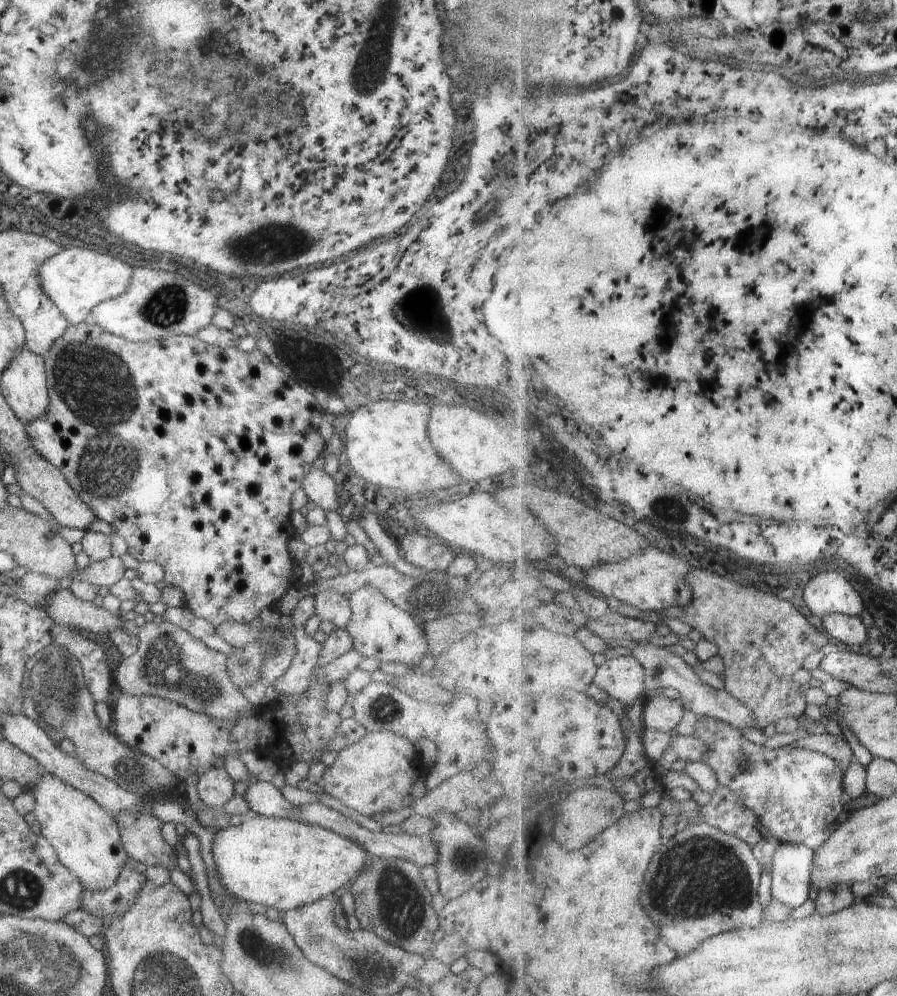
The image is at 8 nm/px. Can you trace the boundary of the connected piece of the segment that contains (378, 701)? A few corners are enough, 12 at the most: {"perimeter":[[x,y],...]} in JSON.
{"perimeter":[[372,680],[349,702],[368,733],[432,740],[446,780],[486,754],[472,696],[420,702]]}

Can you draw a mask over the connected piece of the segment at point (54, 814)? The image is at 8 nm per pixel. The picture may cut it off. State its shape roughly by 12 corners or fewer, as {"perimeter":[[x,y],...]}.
{"perimeter":[[42,774],[35,822],[83,890],[126,868],[112,814]]}

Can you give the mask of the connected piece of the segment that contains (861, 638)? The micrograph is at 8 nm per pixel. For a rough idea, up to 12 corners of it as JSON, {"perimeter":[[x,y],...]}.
{"perimeter":[[829,614],[828,634],[850,646],[870,642],[860,617]]}

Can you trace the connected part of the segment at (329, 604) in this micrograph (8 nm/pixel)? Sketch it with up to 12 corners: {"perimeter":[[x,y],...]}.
{"perimeter":[[316,593],[313,614],[344,629],[352,608],[344,595]]}

